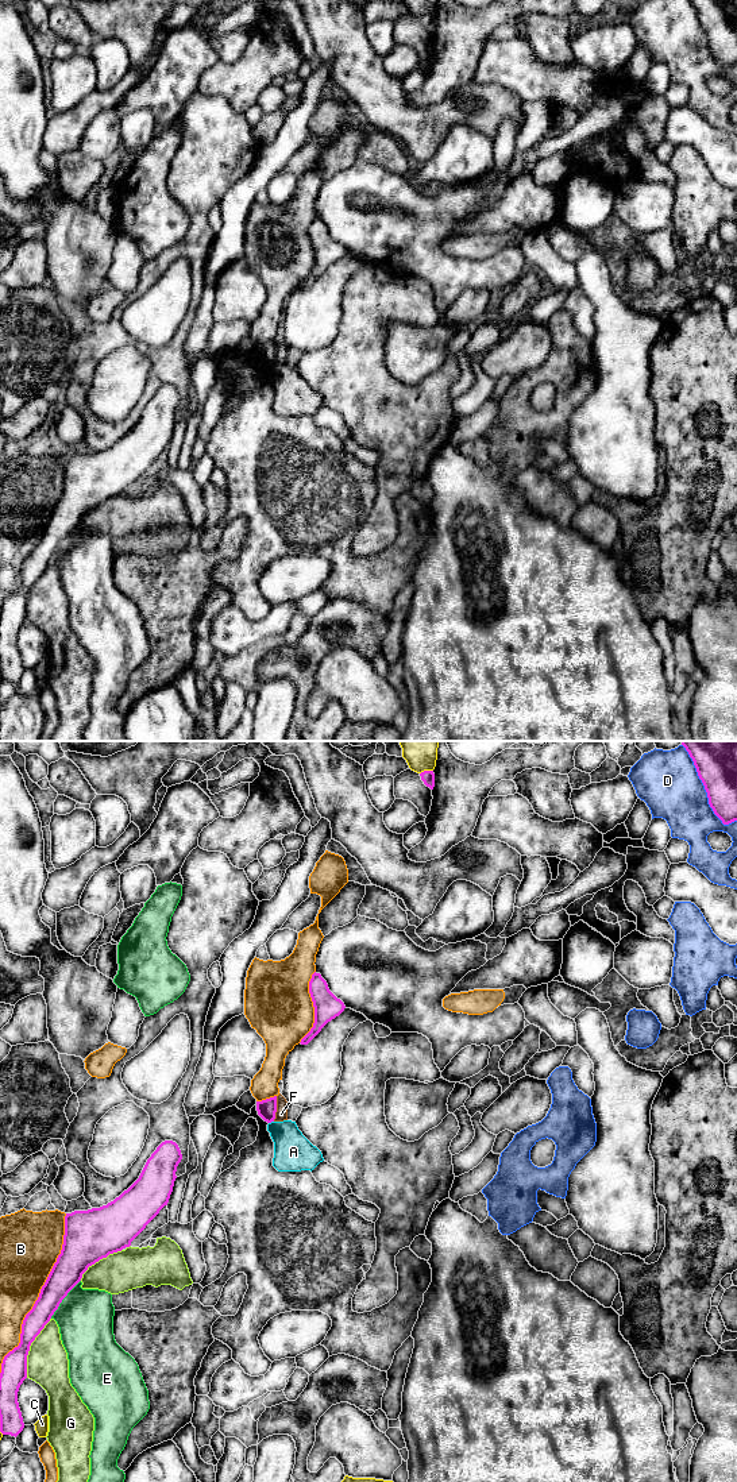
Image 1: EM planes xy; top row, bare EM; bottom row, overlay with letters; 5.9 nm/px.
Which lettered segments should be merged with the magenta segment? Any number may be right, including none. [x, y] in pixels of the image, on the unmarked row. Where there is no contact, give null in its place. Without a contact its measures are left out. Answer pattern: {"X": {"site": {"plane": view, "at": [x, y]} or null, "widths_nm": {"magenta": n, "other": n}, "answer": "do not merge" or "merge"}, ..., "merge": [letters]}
{"A": {"site": {"plane": "xy", "at": [270, 366]}, "widths_nm": {"magenta": 110, "other": 220}, "answer": "do not merge"}, "B": {"site": {"plane": "xy", "at": [39, 539]}, "widths_nm": {"magenta": 180, "other": 320}, "answer": "do not merge"}, "C": {"site": {"plane": "xy", "at": [425, 15]}, "widths_nm": {"magenta": 80, "other": 100}, "answer": "do not merge"}, "D": {"site": {"plane": "xy", "at": [707, 41]}, "widths_nm": {"magenta": 220, "other": 360}, "answer": "do not merge"}, "E": {"site": {"plane": "xy", "at": [64, 541]}, "widths_nm": {"magenta": 190, "other": 340}, "answer": "do not merge"}, "F": {"site": {"plane": "xy", "at": [276, 352]}, "widths_nm": {"magenta": 110, "other": 70}, "answer": "do not merge"}, "G": {"site": {"plane": "xy", "at": [29, 591]}, "widths_nm": {"magenta": 160, "other": 240}, "answer": "do not merge"}, "merge": []}

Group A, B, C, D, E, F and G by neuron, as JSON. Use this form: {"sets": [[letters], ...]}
{"sets": [["A"], ["B", "F"], ["C"], ["D"], ["E"], ["G"]]}

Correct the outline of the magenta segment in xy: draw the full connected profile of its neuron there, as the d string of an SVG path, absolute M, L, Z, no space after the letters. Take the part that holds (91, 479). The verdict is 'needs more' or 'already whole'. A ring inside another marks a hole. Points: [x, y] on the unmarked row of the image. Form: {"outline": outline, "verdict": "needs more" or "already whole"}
{"outline": "M162 386L147 404L139 422L119 441L100 452L74 455L65 460L65 479L61 498L57 502L39 541L22 568L20 587L9 595L1 607L0 617L0 676L18 680L23 672L23 661L18 647L18 636L27 622L27 599L31 587L50 566L67 537L81 525L89 510L109 498L121 495L146 472L146 470L167 449L177 422L177 410L182 404L178 389Z", "verdict": "already whole"}

